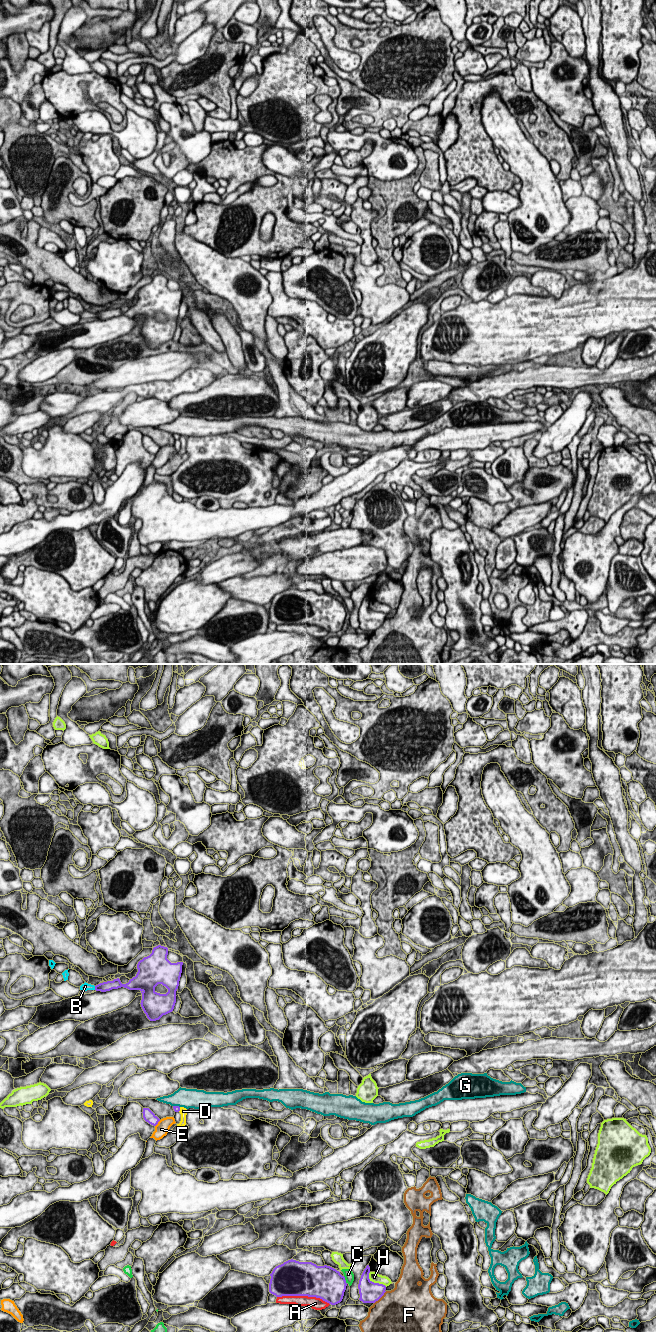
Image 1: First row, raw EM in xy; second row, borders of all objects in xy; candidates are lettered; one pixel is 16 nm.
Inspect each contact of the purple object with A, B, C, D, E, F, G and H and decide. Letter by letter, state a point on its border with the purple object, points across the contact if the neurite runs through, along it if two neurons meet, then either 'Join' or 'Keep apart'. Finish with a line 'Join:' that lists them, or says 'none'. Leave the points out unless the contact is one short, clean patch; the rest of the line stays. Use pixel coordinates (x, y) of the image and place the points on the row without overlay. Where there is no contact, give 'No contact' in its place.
A: Touches purple at xy (303, 623). Keep apart
B: Touches purple at xy (95, 316). Path across: xy (109, 313), (95, 316), (85, 314). Join
C: Touches purple at xy (345, 608). Keep apart
D: Touches purple at xy (179, 437). Keep apart
E: Touches purple at xy (157, 451). Keep apart
F: Touches purple at xy (380, 625). Keep apart
G: Touches purple at xy (176, 434). Keep apart
H: Touches purple at xy (375, 611). Keep apart
Join: B

